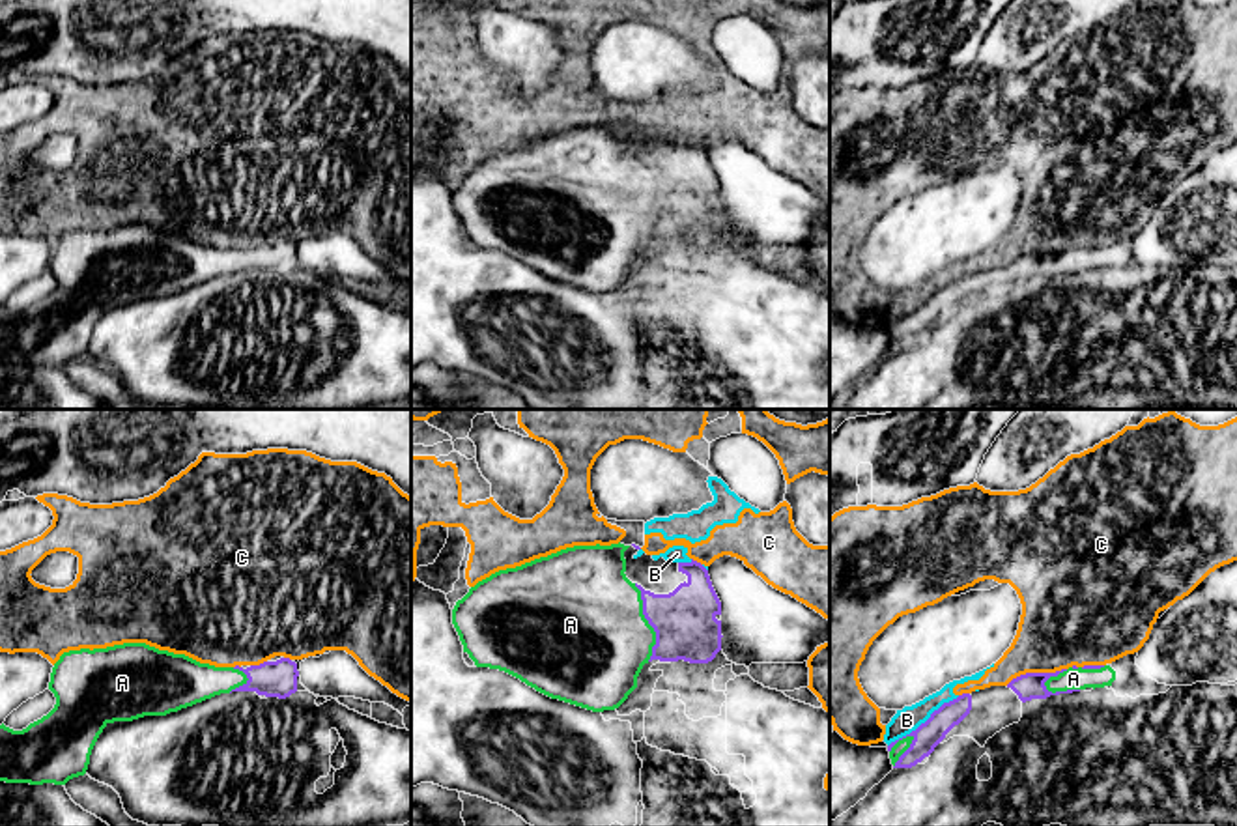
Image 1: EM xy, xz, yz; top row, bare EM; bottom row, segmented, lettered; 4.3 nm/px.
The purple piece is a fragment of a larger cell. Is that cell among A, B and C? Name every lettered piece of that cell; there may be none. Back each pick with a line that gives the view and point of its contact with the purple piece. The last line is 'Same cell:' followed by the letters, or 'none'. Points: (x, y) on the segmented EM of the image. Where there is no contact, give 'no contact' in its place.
A: contact xz (649, 623)
Same cell: A

